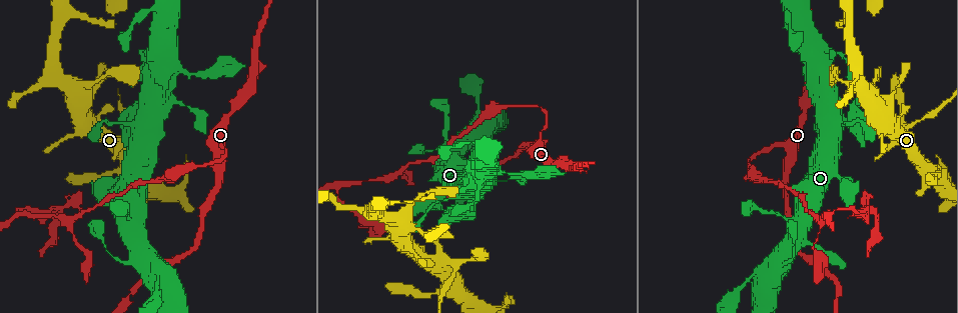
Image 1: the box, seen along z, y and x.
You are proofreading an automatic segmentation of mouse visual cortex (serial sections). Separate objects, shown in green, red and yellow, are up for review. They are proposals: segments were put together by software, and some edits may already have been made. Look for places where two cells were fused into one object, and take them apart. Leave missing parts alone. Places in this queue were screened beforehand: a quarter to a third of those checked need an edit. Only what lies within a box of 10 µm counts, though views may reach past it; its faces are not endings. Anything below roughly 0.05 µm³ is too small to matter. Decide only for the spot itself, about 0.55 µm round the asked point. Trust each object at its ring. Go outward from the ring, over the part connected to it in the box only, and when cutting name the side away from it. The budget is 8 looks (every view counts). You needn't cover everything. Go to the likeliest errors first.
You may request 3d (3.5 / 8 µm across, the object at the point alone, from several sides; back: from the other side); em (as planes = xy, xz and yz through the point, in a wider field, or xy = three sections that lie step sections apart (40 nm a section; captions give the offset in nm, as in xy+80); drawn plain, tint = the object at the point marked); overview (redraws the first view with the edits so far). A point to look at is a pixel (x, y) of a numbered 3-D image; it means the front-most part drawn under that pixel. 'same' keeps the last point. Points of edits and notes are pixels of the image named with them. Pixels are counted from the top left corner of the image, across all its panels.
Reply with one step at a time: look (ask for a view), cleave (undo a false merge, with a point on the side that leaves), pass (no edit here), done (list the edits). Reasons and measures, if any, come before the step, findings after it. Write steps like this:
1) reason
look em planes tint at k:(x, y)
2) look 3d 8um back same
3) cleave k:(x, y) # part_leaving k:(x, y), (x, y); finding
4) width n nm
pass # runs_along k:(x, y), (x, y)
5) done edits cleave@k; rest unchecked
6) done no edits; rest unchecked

thin neck
look 3d 3.5um at 1:(528, 107)

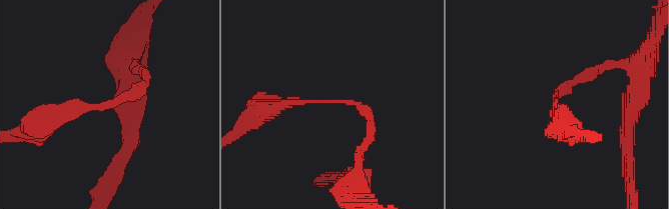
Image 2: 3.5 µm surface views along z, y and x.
arm_widths 150, 200 nm; now the EM
look em xy step 2 tint at 2:(115, 96)

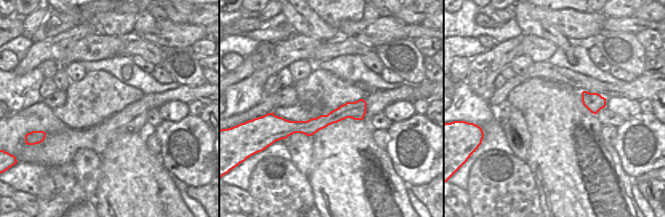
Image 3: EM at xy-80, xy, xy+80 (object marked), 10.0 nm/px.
look em xy step 3 tint same

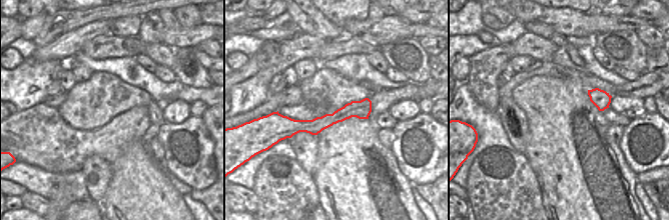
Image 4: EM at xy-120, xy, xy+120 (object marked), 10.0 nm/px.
pass # all the same cell

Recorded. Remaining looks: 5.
abrupt turn
look 3d 3.5um at 1:(342, 184)

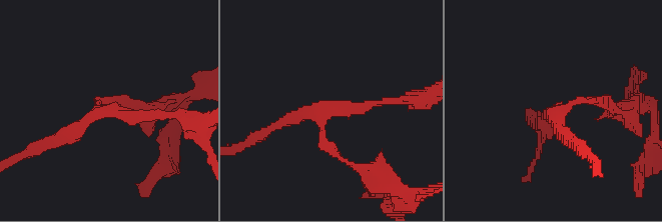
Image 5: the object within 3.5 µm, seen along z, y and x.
need the tissue
look em xy step 1 tint at 5:(111, 108)

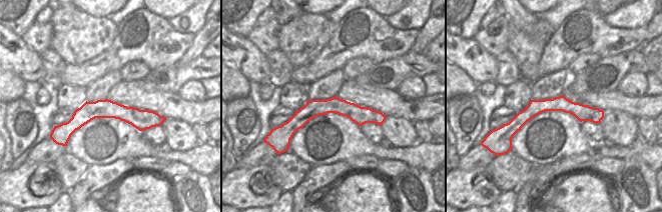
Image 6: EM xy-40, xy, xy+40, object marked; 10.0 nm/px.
width 170 nm
cleave 5:(119, 98) # part_leaving 5:(321, 131), (334, 152), (390, 190); a second cell is stuck on

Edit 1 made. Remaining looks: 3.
three-way junction
look 3d 3.5um at 1:(465, 259)

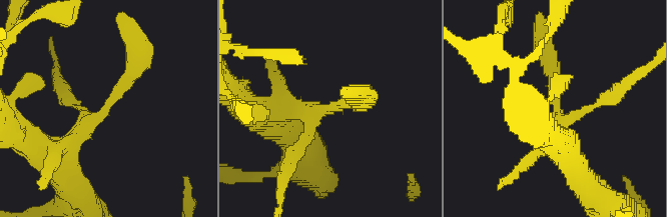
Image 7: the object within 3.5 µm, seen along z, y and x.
arms 3; arm_widths 150, 250, 250 nm; need the tissue
look em xy step 2 tint at 7:(105, 107)

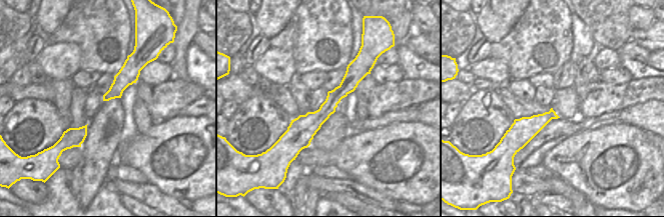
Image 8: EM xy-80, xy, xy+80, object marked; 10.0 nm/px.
pass # continuous, no second cell

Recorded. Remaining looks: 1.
done edits cleave@5; rest unchecked

